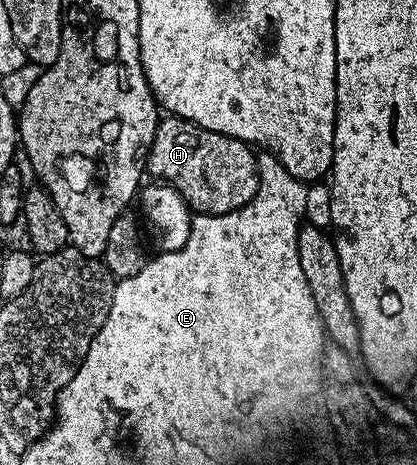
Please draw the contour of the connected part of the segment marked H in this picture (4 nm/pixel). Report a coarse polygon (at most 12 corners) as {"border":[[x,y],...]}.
{"border":[[185,118],[156,123],[153,179],[196,214],[225,214],[260,184],[247,142]]}

